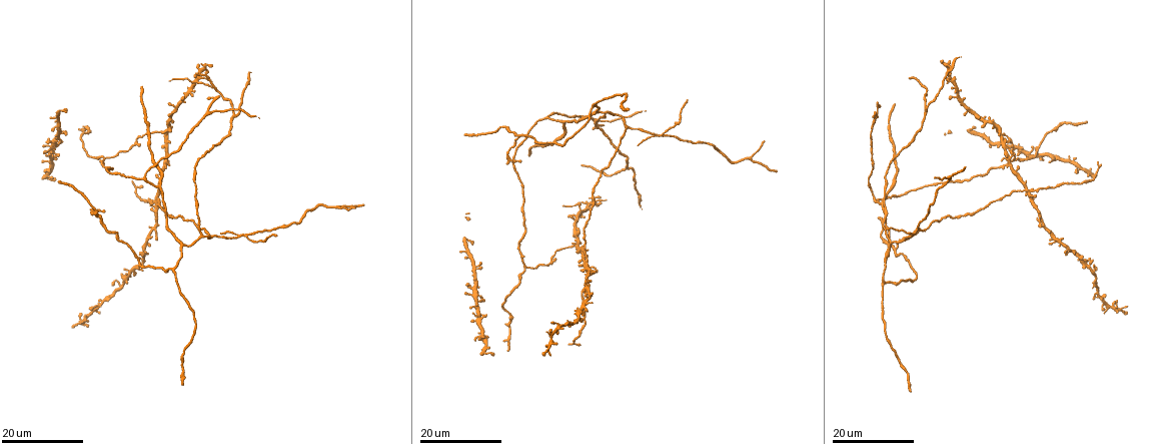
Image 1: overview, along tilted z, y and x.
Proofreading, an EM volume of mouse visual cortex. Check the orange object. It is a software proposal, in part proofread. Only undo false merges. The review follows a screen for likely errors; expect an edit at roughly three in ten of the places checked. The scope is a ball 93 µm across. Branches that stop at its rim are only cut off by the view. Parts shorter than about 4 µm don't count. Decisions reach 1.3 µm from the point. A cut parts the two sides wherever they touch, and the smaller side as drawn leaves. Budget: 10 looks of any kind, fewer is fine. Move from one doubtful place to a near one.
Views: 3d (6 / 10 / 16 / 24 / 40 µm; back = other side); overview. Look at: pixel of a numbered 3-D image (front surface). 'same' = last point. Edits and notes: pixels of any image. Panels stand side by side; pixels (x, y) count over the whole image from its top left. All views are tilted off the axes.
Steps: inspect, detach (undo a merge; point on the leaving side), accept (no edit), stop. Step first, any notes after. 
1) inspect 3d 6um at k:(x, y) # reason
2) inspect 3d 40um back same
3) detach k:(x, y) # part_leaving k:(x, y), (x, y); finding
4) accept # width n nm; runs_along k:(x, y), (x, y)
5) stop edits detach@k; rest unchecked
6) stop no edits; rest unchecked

inspect 3d 24um at 1:(182, 243) # three-way junction

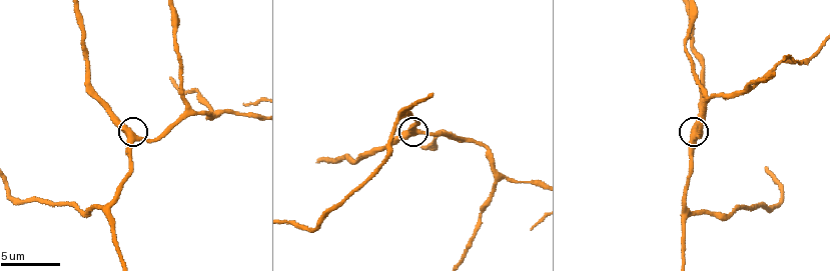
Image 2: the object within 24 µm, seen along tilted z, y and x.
inspect 3d 6um at 2:(136, 138)

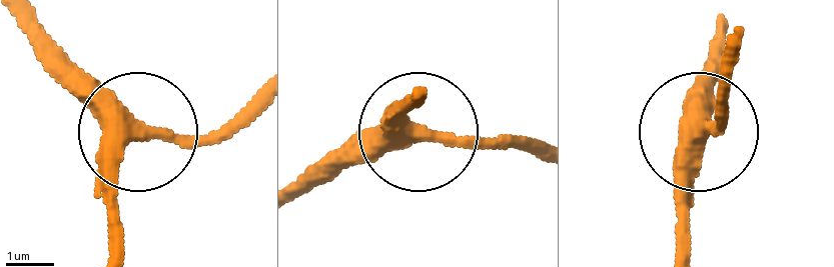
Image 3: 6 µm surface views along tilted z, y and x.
inspect 3d 6um back at 3:(409, 130) # from behind

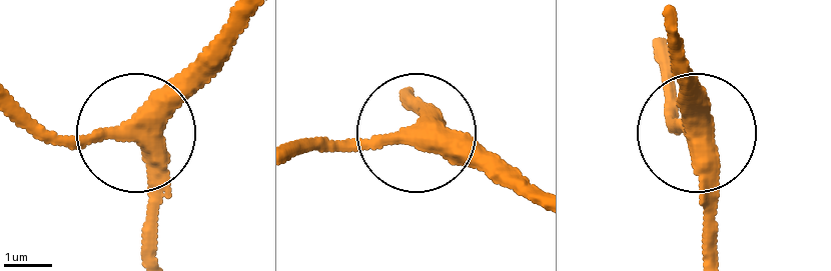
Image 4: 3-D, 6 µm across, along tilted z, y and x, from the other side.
accept # side_arm 54 um; runs_along 4:(257, 11), (139, 136), (153, 251); continuous, no second neuron

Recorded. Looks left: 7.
inspect 3d 24um at 1:(145, 176) # three-way junction

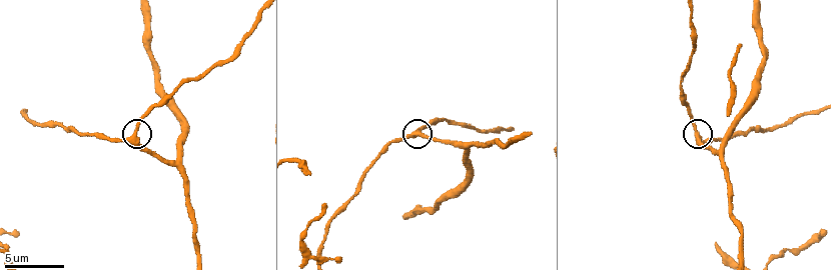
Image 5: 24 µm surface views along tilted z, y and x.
inspect 3d 10um at 5:(417, 132)

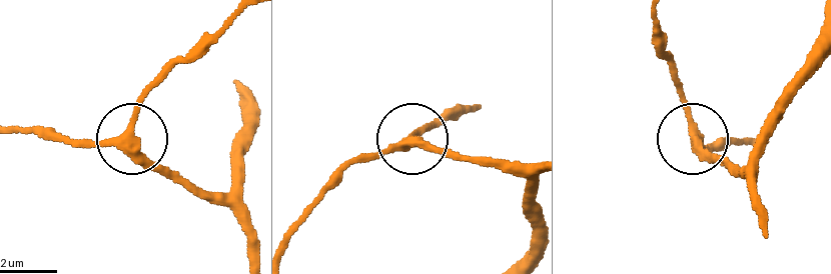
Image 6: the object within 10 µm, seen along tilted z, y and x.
accept # width 280 nm; runs_along 6:(64, 137), (128, 137), (170, 59); continuous, no second neuron

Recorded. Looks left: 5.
inspect 3d 24um at 1:(895, 250) # side arm on a straight run

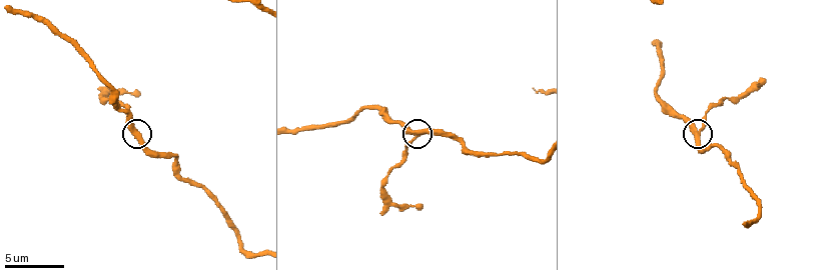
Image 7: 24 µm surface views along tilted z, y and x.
inspect 3d 10um at 7:(416, 133) # closer look

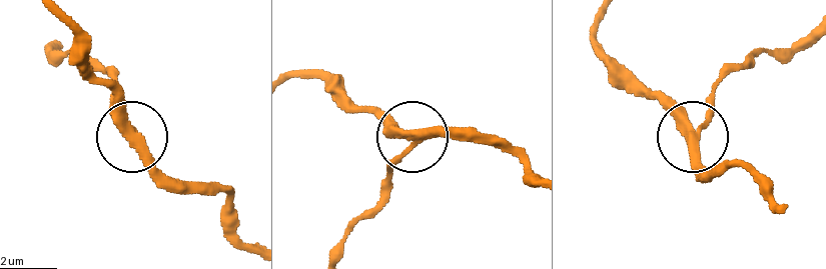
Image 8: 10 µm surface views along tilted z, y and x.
detach 8:(399, 159) # arms 3; part_leaving 8:(428, 132), (391, 167), (380, 196), (347, 235), (340, 256); two neurons meet here

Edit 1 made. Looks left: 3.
inspect overview

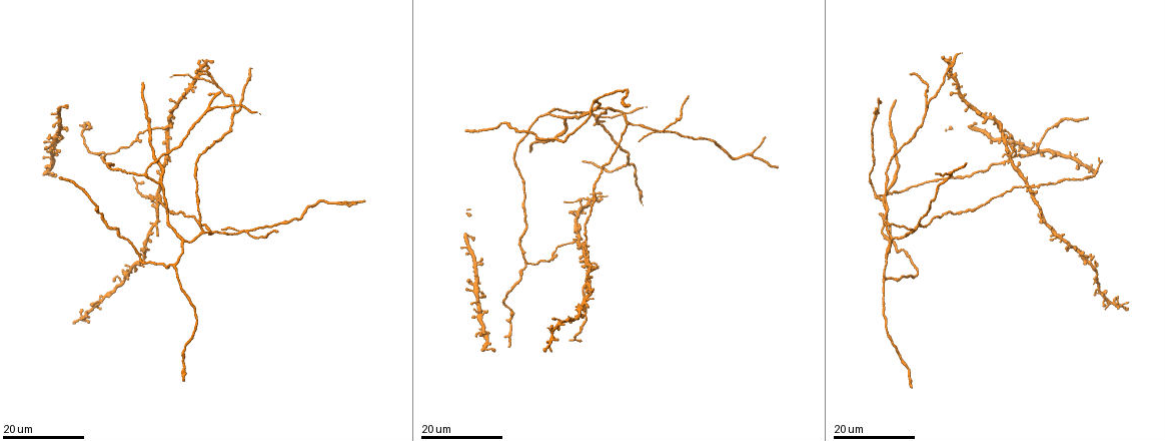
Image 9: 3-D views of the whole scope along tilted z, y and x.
inspect 3d 16um at 9:(248, 231)

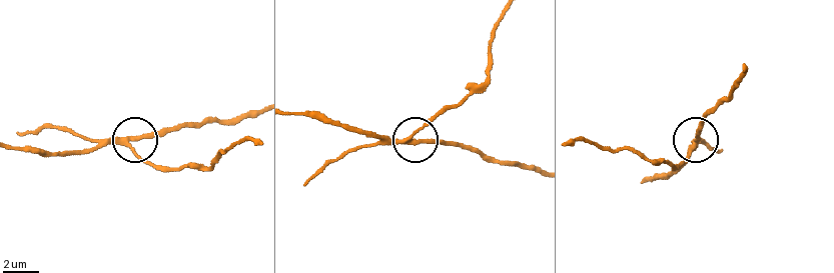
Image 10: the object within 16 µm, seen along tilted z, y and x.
inspect 3d 10um at 10:(411, 136)

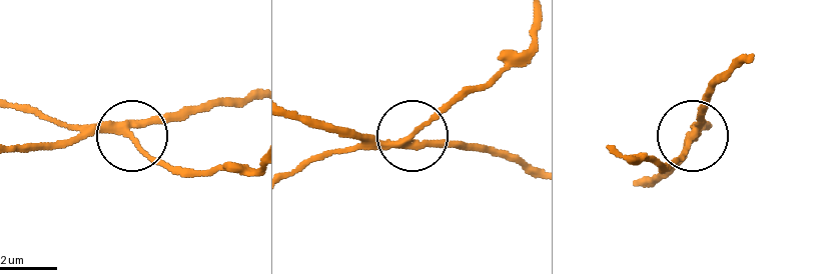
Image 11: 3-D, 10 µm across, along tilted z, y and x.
detach 11:(65, 122) # arms 3; a second neuron is stuck on

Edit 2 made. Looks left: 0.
stop edits detach@8, detach@11; rest unchecked

